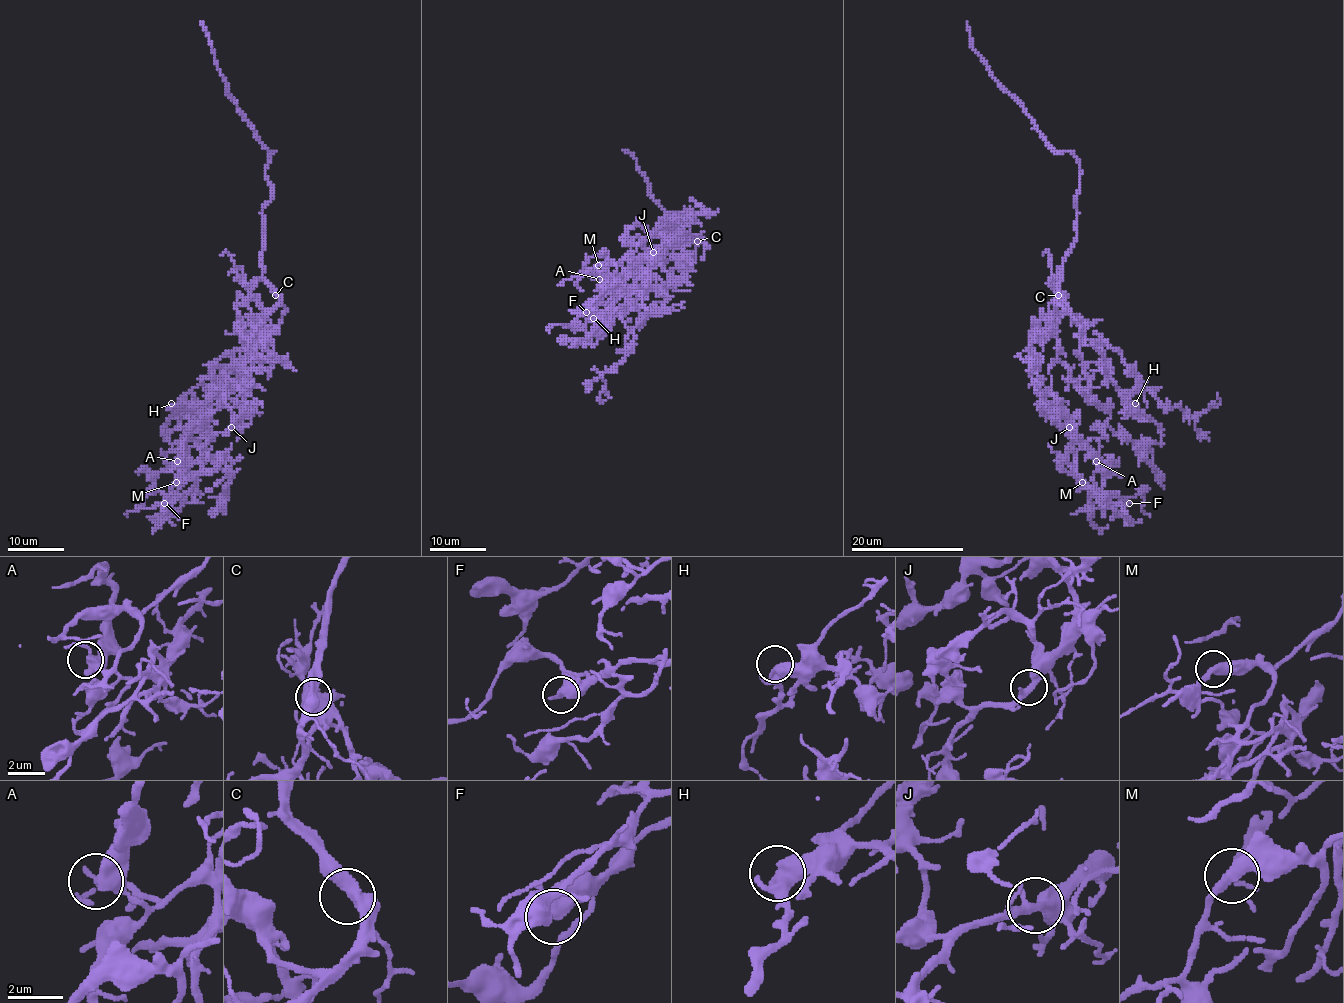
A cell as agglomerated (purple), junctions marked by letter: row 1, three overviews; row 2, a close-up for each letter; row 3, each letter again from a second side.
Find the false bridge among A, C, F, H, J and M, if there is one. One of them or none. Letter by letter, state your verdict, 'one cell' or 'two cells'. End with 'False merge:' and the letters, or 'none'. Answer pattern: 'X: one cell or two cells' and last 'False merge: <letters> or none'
A: one cell
C: one cell
F: one cell
H: one cell
J: one cell
M: one cell
False merge: none

